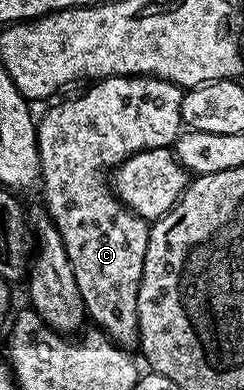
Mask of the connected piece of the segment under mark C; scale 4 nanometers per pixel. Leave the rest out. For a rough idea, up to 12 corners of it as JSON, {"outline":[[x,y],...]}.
{"outline":[[104,77],[38,118],[45,212],[88,318],[139,343],[151,231],[109,174],[174,146],[185,93]]}

